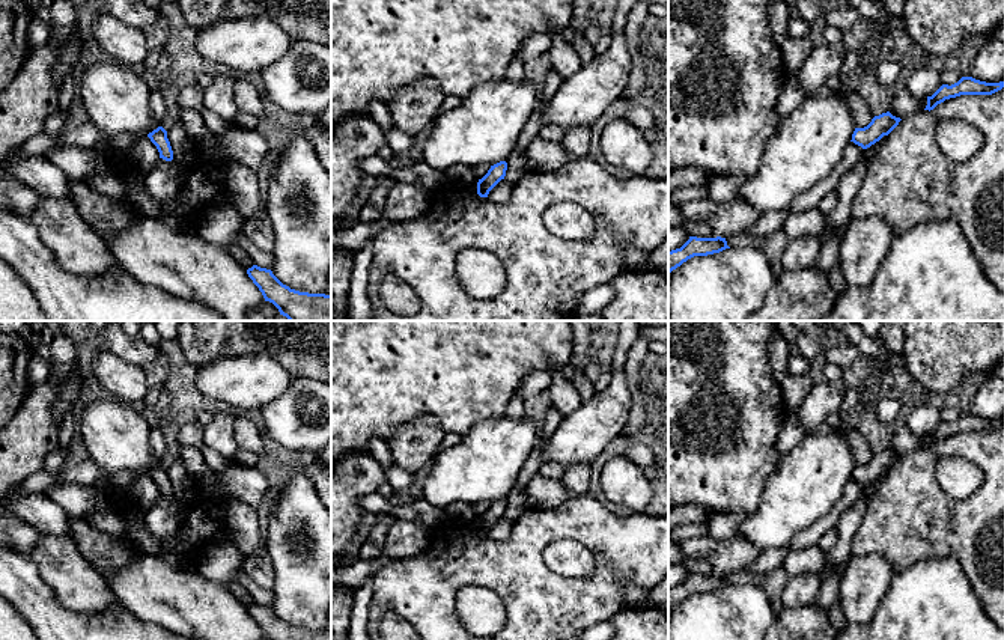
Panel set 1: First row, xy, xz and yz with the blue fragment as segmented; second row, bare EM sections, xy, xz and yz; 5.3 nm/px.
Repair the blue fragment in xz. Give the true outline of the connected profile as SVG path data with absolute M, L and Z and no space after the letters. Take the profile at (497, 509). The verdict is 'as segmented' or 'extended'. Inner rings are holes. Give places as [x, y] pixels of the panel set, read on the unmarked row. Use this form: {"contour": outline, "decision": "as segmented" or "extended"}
{"contour": "M500 498L488 507L488 510L477 520L477 532L488 535L489 529L506 514L507 500Z", "decision": "as segmented"}

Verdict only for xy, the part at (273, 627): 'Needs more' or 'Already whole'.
Already whole

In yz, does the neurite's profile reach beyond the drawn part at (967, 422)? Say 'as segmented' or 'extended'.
as segmented

